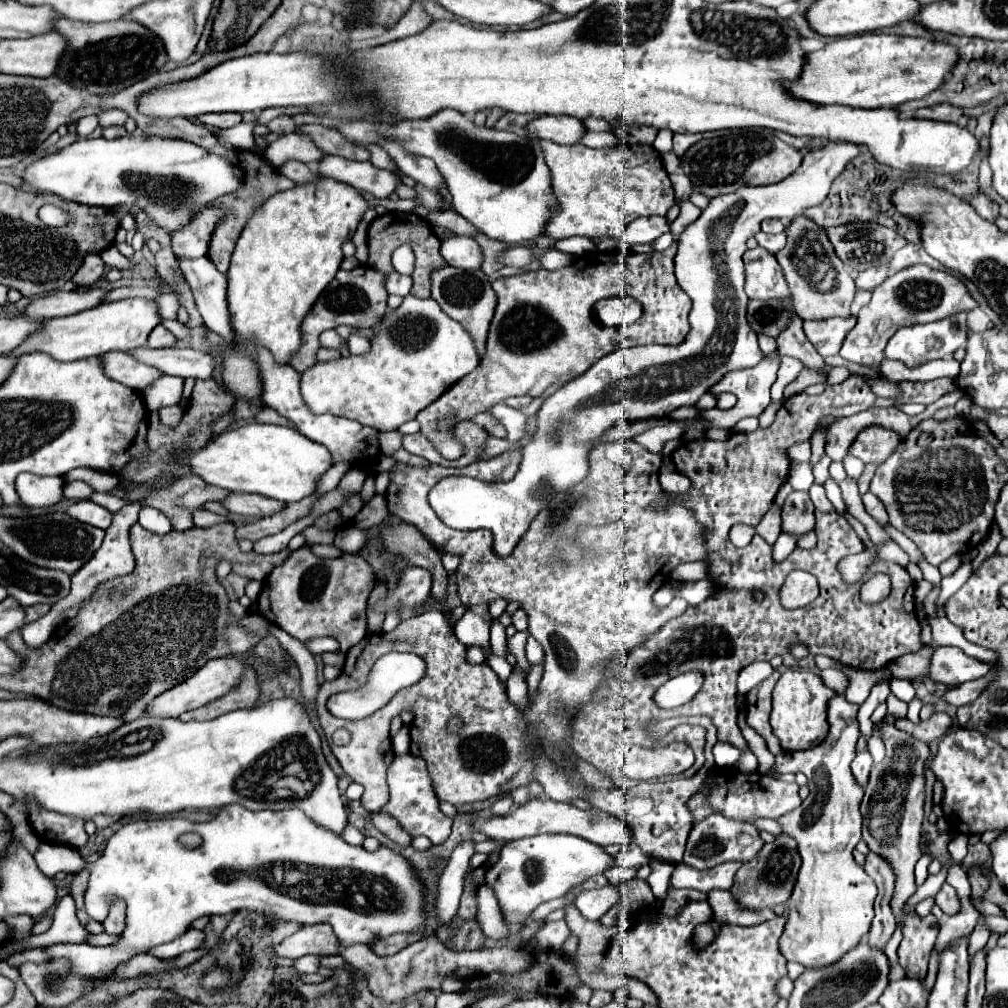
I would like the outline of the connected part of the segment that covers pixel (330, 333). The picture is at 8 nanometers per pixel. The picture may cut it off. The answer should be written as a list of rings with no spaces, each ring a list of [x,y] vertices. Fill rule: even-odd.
[[[327,330],[319,336],[319,342],[321,346],[327,346],[327,348],[339,348],[343,344],[343,338],[339,338],[335,330]]]

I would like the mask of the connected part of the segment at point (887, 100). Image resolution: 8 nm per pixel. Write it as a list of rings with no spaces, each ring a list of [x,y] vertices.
[[[869,32],[861,36],[839,38],[825,44],[821,50],[807,52],[799,78],[783,80],[781,86],[793,98],[813,102],[813,104],[841,104],[841,106],[853,106],[853,108],[893,108],[933,92],[949,74],[949,70],[955,66],[955,62],[957,62],[957,50],[949,44],[931,42],[925,38],[905,38],[905,36]]]

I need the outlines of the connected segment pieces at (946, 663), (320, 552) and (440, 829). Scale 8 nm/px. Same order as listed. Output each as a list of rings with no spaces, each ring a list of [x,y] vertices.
[[[941,646],[931,658],[929,678],[947,686],[963,684],[967,680],[977,680],[989,672],[989,664],[967,656],[955,646]]]
[[[317,544],[317,546],[311,546],[311,550],[317,554],[317,556],[321,556],[321,558],[337,558],[337,556],[341,556],[341,554],[345,554],[343,550],[339,550],[337,546],[321,546],[321,544]]]
[[[413,754],[395,756],[395,760],[391,762],[391,766],[387,770],[387,784],[389,784],[391,798],[381,810],[385,814],[393,816],[411,838],[427,836],[433,846],[439,846],[449,838],[453,818],[447,818],[439,810],[439,800],[437,800],[433,786],[429,782],[429,774],[427,774],[427,766],[425,766],[423,758],[417,758]]]

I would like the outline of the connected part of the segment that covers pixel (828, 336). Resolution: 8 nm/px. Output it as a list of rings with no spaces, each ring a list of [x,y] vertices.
[[[829,318],[829,320],[809,320],[803,322],[803,330],[807,340],[817,348],[817,352],[825,358],[837,354],[843,338],[855,326],[855,318]]]

